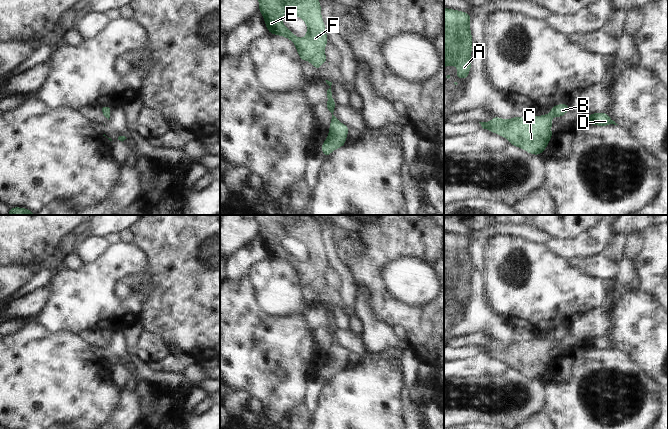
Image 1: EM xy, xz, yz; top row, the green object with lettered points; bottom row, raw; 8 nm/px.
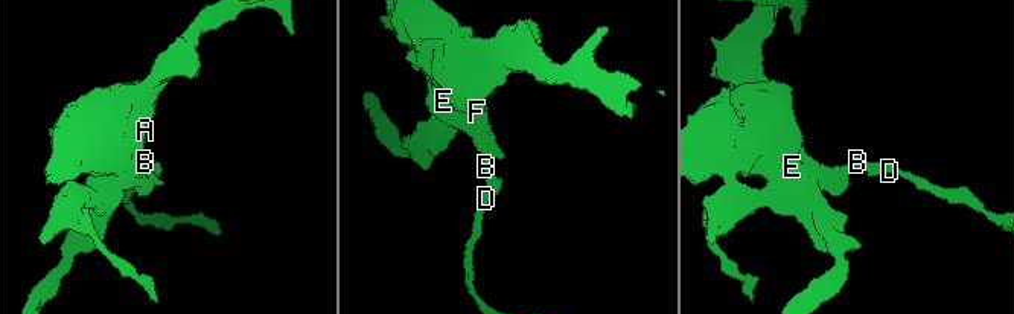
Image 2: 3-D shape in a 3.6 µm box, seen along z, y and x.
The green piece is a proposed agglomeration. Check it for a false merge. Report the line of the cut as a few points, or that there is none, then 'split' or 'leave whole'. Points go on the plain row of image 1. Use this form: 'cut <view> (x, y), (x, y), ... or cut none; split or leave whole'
cut none; leave whole

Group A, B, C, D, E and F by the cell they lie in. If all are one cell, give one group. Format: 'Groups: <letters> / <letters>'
Groups: A B C D E F

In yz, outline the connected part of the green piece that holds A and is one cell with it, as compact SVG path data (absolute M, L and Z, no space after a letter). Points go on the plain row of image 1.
M444 231L444 291L457 291L456 303L466 305L471 294L473 272L470 243L466 236Z

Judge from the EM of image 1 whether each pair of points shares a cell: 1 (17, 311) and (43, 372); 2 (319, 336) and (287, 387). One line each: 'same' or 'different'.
1: different
2: different

